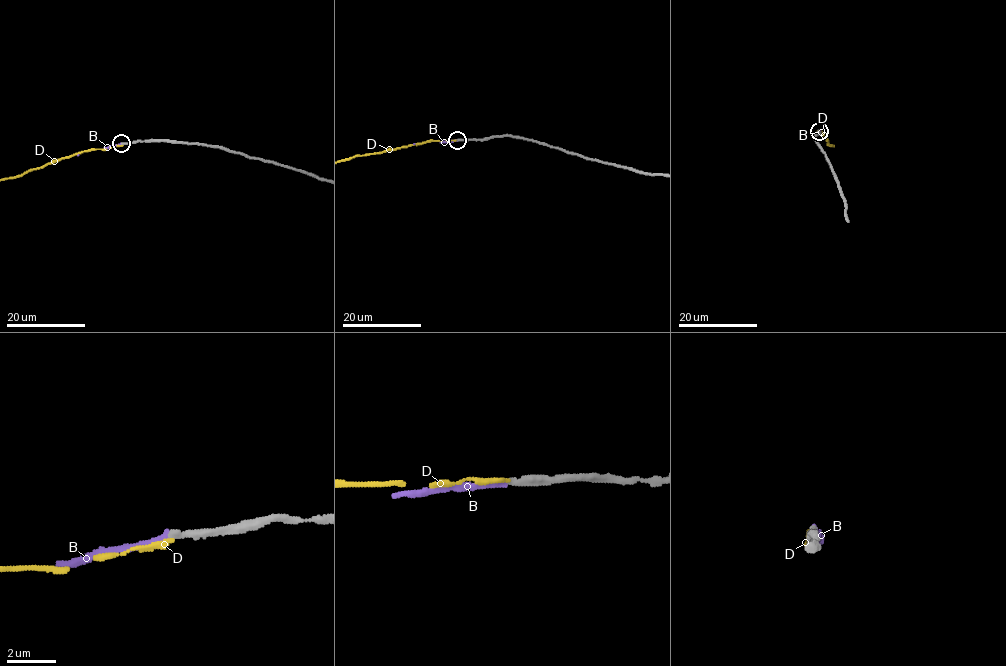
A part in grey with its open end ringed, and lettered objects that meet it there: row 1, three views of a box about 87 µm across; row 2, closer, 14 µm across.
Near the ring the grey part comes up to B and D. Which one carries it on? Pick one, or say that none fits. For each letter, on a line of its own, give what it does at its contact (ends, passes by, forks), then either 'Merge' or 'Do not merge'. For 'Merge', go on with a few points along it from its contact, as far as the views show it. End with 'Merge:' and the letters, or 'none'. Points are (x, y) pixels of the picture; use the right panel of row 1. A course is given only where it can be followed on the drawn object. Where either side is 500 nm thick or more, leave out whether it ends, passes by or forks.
B: It ends there. Merge
D: It ends there. Do not merge
Merge: B

